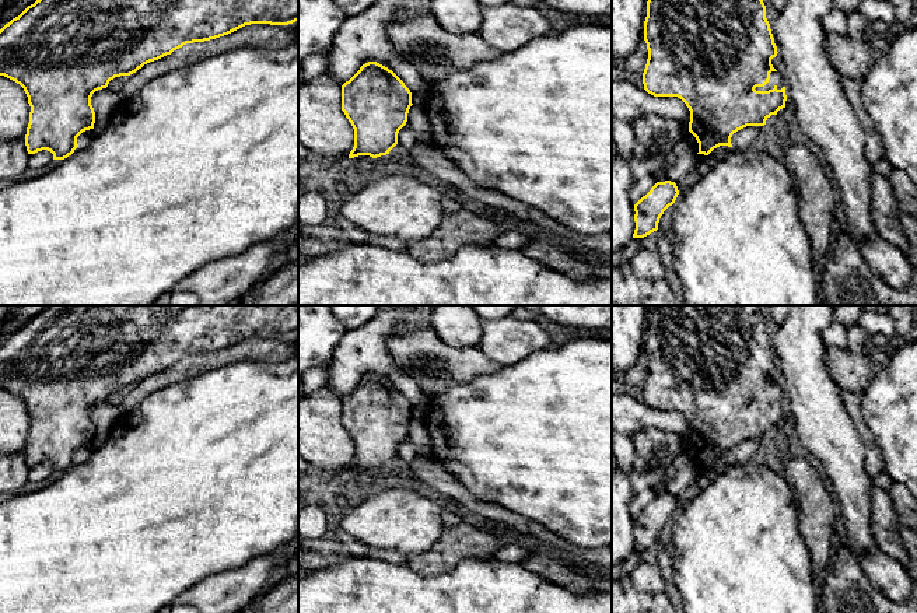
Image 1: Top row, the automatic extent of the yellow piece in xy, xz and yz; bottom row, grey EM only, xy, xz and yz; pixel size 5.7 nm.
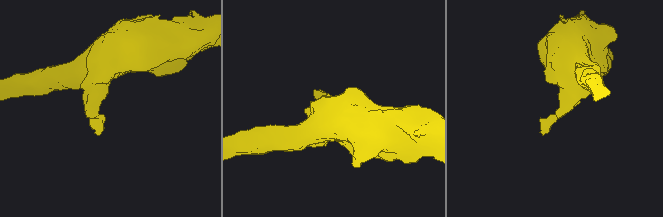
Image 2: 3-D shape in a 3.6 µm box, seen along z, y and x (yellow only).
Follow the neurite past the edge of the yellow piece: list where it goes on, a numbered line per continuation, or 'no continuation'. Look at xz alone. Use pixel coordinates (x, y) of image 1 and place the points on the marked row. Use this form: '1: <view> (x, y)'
no continuation

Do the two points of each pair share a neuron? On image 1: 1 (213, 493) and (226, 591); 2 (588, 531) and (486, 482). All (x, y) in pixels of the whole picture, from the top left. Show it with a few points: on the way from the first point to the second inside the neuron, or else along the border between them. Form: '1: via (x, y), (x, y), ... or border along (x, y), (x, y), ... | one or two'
1: border along (254, 559), (214, 573), (193, 587) | two
2: via (563, 505), (539, 482), (511, 482) | one

